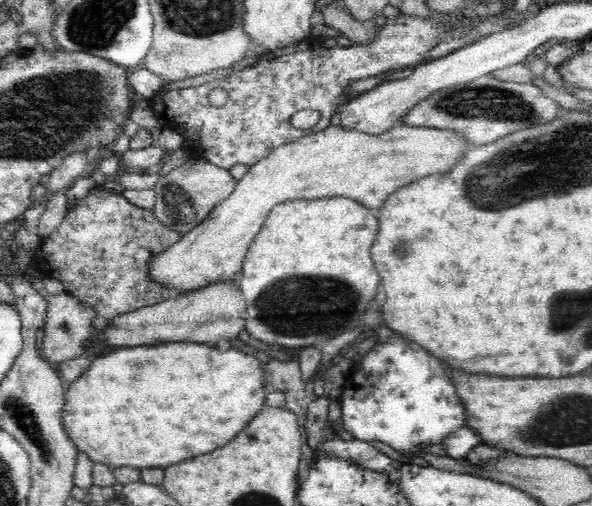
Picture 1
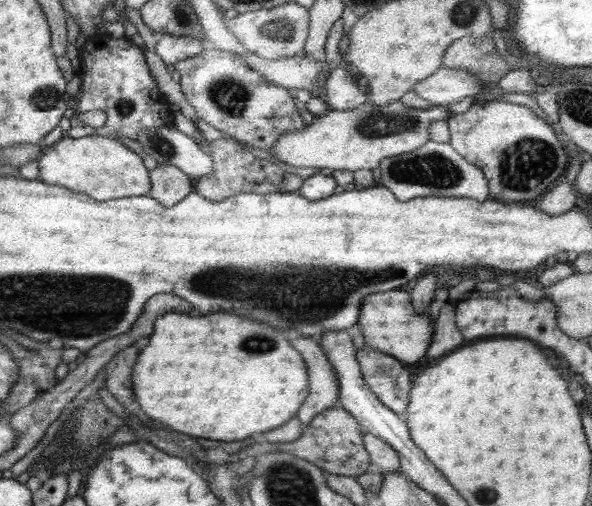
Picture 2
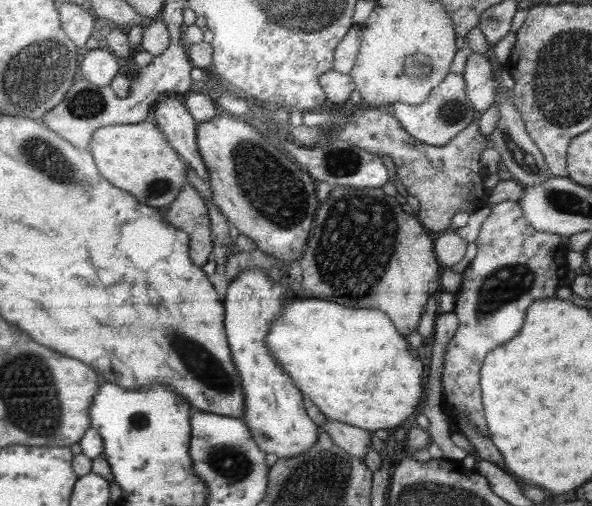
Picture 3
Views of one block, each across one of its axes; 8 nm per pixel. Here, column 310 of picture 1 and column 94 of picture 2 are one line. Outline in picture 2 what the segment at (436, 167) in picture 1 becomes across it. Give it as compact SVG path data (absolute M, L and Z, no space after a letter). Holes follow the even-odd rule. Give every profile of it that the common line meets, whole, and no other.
M98 135L84 138L62 138L49 148L43 148L38 160L39 181L48 185L64 186L67 190L89 195L97 201L109 201L114 198L130 196L145 196L150 193L151 181L149 170L142 162L142 158L132 150L121 144L120 140Z

